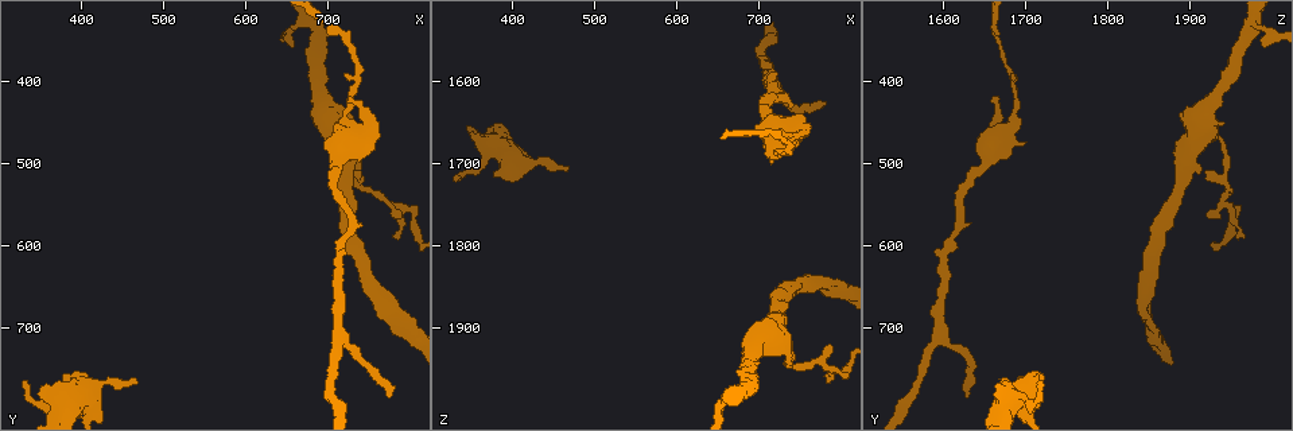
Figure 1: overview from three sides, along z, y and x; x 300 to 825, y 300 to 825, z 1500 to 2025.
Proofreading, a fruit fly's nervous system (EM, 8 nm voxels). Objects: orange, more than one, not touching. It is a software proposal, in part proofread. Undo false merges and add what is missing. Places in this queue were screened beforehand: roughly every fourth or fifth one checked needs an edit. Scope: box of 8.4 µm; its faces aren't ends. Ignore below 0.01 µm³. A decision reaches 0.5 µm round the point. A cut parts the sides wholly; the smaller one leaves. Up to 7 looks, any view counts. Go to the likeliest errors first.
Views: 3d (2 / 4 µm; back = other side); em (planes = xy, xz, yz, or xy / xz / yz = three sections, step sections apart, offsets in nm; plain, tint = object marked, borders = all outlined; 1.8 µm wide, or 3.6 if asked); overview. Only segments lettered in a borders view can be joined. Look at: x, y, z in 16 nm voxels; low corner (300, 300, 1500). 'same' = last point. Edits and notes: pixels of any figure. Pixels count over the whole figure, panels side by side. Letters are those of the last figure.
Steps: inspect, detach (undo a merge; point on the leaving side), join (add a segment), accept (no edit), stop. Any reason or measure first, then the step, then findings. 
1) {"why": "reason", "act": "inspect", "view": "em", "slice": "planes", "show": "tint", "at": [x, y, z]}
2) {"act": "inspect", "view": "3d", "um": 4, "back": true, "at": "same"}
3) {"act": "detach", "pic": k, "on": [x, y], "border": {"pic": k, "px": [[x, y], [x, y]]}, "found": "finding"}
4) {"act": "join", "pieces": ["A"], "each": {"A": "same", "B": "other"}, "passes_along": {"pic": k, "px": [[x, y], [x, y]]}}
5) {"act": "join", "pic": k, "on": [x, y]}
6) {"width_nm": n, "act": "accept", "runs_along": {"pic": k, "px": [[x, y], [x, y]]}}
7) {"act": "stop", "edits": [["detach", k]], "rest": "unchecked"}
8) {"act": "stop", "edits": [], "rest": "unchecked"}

{"why": "tapers out", "act": "inspect", "view": "3d", "um": 4, "at": [735, 510, 1915]}

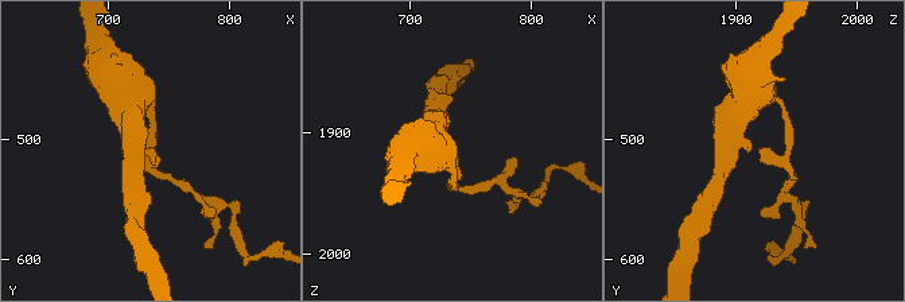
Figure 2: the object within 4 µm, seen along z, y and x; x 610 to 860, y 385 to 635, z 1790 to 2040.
{"why": "now the EM", "act": "inspect", "view": "em", "slice": "xz", "step": 16, "show": "tint", "at": [734, 508, 1918]}

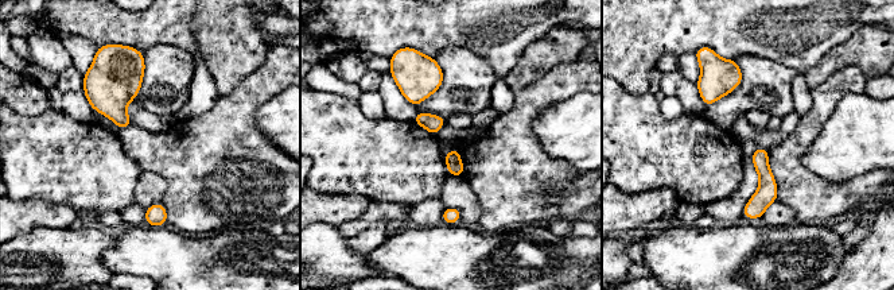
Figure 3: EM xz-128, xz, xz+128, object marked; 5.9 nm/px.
{"act": "inspect", "view": "em", "slice": "planes", "show": "borders", "at": "same"}

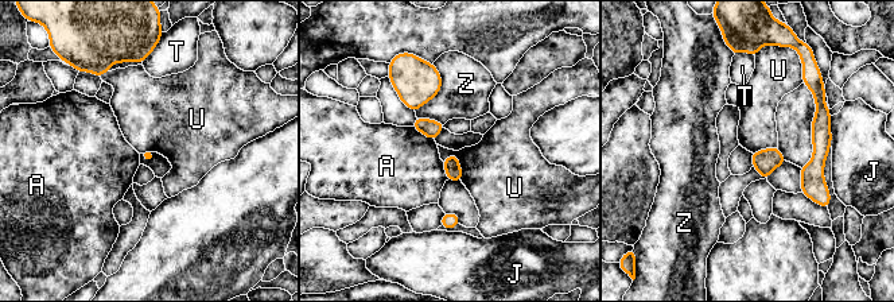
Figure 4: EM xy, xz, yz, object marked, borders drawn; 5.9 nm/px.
{"act": "accept", "each": {"A": "other", "J": "other", "T": "other", "U": "other", "Z": "other"}, "border": {"pic": 4, "px": [[451, 153], [458, 159], [462, 181]]}, "found": "none of them fits"}

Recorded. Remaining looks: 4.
{"why": "looks like a crossing", "act": "inspect", "view": "em", "um": 3.6, "slice": "planes", "show": "plain", "at": [380, 785, 1680]}

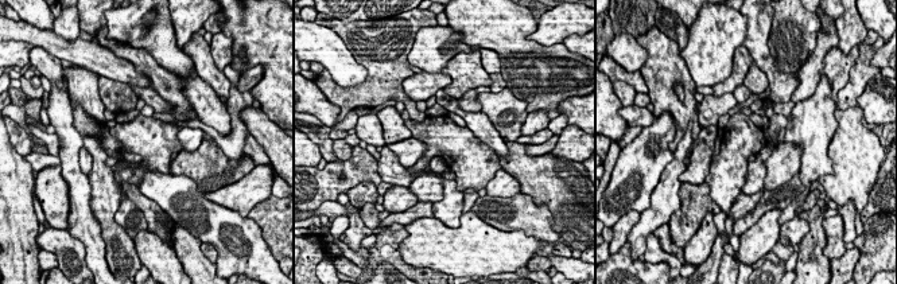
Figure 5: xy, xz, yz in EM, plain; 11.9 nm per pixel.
{"why": "what lies round it", "act": "inspect", "view": "em", "um": 3.6, "slice": "planes", "show": "borders", "at": "same"}

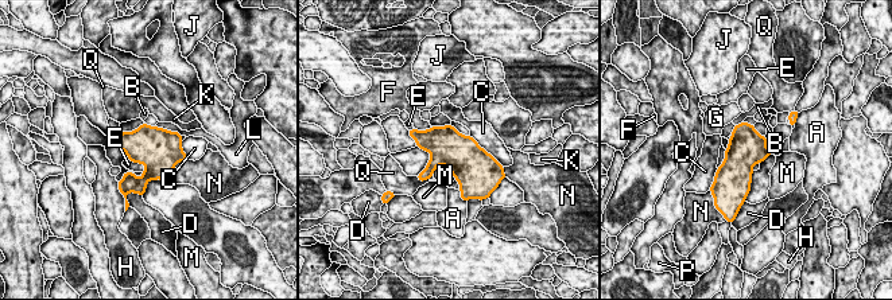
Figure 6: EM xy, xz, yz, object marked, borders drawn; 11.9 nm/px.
{"width_nm": 460, "act": "join", "pieces": ["E"], "each": {"A": "other", "B": "other", "C": "other", "D": "other", "E": "same", "F": "other", "G": "other", "H": "other", "J": "other", "K": "other", "L": "other", "M": "other", "N": "other", "P": "other", "Q": "other"}, "found": "the cell continues"}

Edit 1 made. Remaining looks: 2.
{"act": "inspect", "view": "3d", "um": 2, "at": [780, 785, 1625]}

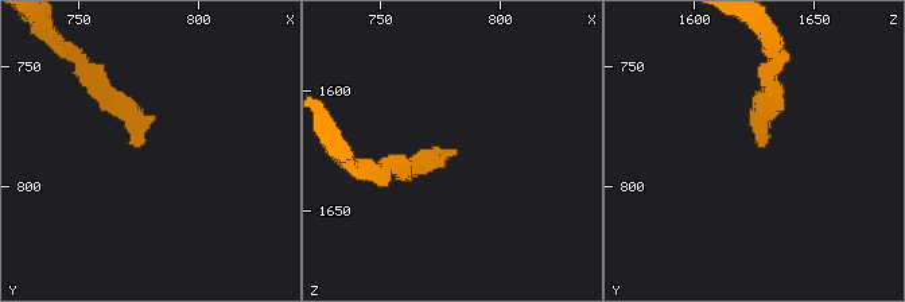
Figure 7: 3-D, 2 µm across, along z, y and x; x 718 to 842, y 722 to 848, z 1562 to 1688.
{"why": "now the EM", "act": "inspect", "view": "em", "slice": "yz", "step": 4, "show": "borders", "at": [775, 786, 1628]}

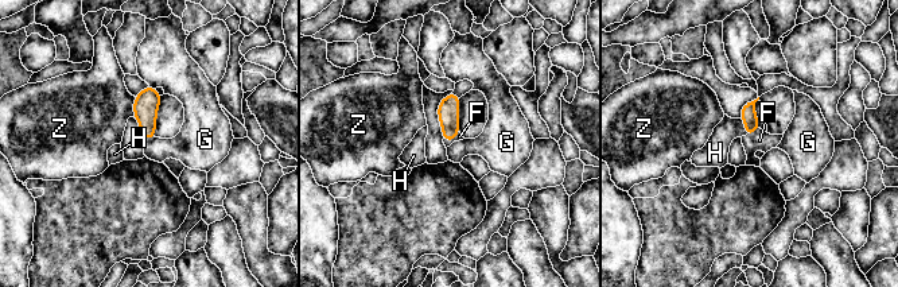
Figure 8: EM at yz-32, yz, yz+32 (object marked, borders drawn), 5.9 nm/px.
{"width_nm": 80, "act": "join", "pieces": ["F"], "each": {"F": "same", "G": "other", "H": "other", "Z": "other"}, "found": "it goes on there"}

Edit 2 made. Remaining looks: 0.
{"act": "stop", "edits": [["join", 6], ["join", 8]], "rest": "unchecked"}

